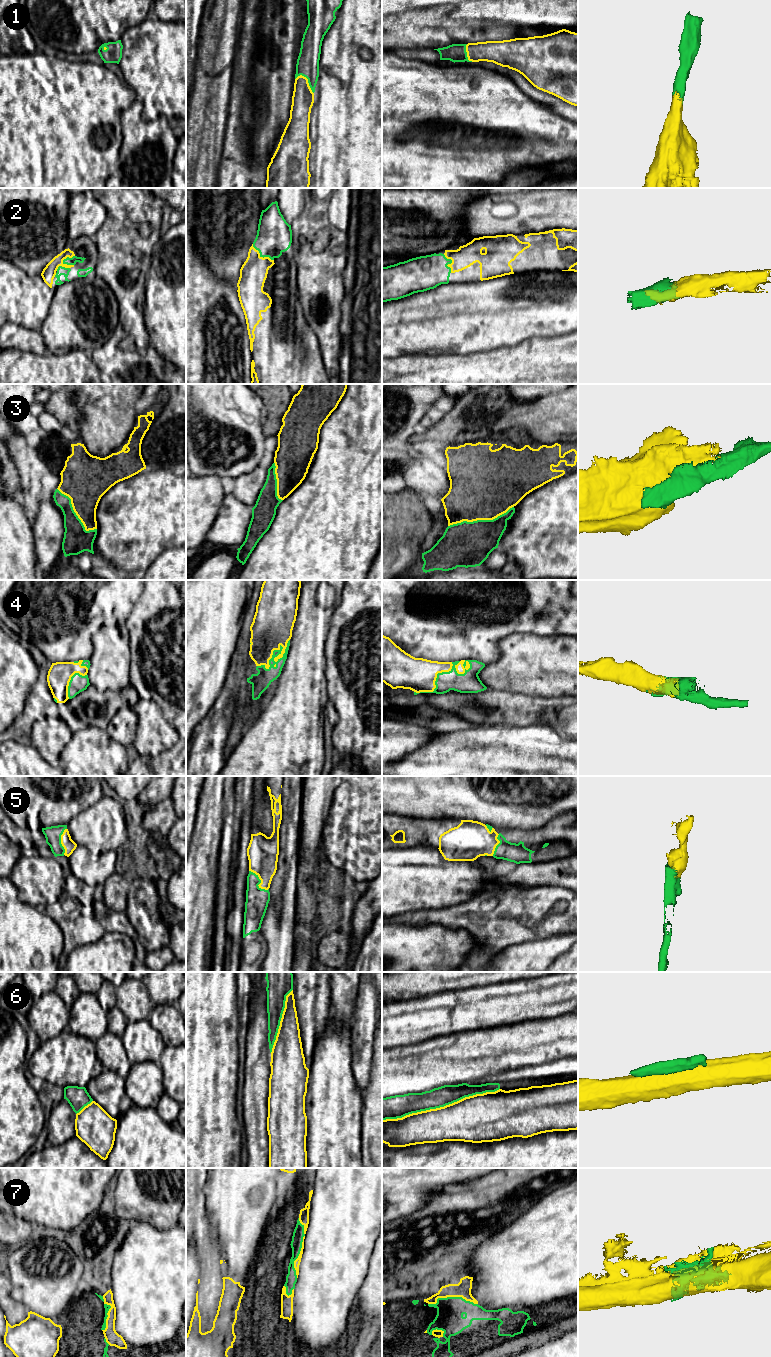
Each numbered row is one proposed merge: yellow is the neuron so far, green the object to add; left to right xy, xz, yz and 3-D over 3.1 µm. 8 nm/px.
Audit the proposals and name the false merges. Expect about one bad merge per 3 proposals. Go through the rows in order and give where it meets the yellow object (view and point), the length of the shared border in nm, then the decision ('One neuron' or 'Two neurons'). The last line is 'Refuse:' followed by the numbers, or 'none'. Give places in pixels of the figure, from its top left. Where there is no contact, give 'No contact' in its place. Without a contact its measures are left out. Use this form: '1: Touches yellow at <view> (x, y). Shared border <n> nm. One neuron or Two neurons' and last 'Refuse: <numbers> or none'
1: Touches yellow at xz (307, 82). Shared border 200 nm. One neuron
2: Touches yellow at xz (261, 257). Shared border 220 nm. One neuron
3: Touches yellow at yz (480, 519). Shared border 550 nm. One neuron
4: Touches yellow at yz (440, 672). Shared border 500 nm. One neuron
5: Touches yellow at xz (261, 881). Shared border 220 nm. One neuron
6: Touches yellow at yz (440, 1107). Shared border 1000 nm. Two neurons
7: Touches yellow at xz (301, 1248). Shared border 480 nm. Two neurons
Refuse: 6, 7

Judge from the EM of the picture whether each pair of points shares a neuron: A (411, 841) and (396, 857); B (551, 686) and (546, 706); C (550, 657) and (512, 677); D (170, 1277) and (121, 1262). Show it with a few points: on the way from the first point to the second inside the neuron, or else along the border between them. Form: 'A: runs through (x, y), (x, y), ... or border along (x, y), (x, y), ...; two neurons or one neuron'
A: border along (427, 846), (392, 849); two neurons
B: border along (526, 694), (567, 696); two neurons
C: runs through (541, 665), (526, 665), (521, 668); one neuron
D: runs through (158, 1270), (150, 1270), (133, 1263); one neuron

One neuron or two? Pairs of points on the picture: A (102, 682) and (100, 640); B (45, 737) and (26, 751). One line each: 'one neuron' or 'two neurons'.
A: one neuron
B: two neurons

